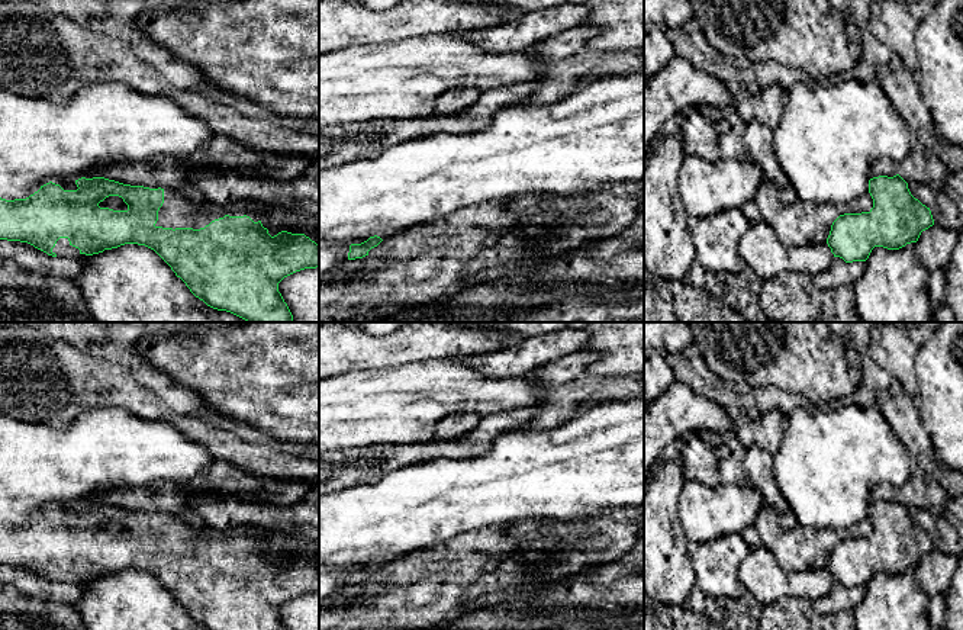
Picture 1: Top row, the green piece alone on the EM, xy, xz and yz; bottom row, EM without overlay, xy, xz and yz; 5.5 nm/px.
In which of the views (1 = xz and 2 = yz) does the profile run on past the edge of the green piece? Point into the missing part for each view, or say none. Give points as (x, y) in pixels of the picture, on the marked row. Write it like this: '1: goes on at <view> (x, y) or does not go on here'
1: does not go on here
2: does not go on here

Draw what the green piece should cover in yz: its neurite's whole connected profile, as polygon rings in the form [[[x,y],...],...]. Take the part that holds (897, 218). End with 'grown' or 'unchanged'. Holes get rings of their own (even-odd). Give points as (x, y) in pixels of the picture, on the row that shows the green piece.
[[[899,176],[869,180],[873,208],[840,215],[831,225],[827,244],[846,263],[866,261],[875,247],[899,250],[917,242],[934,225],[930,208],[915,199]]] | unchanged

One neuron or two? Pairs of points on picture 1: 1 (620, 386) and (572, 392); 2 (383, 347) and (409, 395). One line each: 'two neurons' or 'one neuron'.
1: one neuron
2: two neurons

